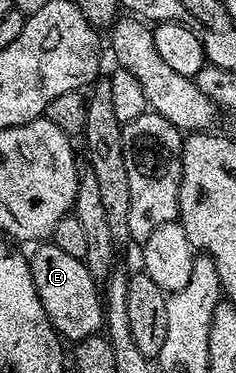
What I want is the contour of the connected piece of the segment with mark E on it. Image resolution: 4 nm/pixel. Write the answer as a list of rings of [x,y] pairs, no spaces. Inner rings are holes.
[[[51,241],[34,246],[32,251],[33,255],[30,254],[28,260],[31,277],[35,281],[35,293],[39,293],[39,301],[43,301],[43,309],[57,334],[65,341],[98,334],[105,321],[103,295],[98,280],[91,277],[85,260],[70,257]]]

